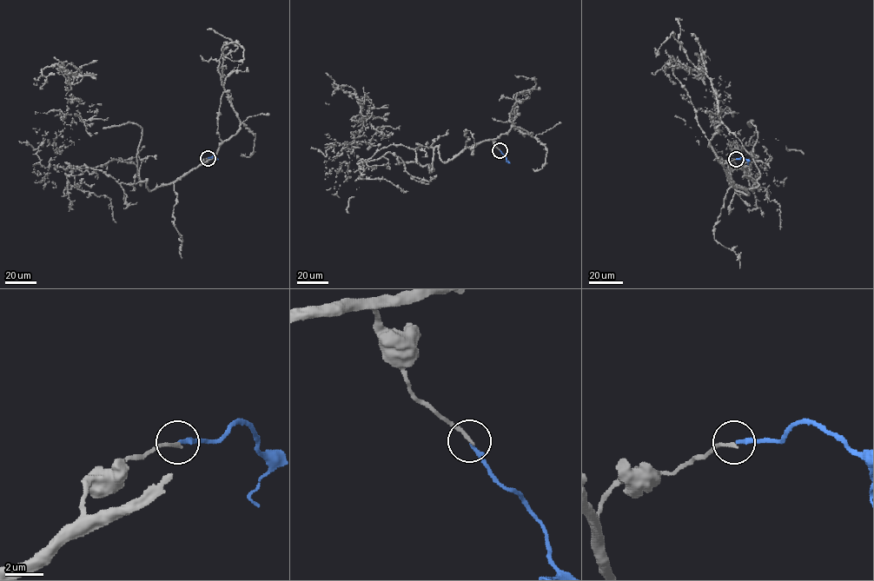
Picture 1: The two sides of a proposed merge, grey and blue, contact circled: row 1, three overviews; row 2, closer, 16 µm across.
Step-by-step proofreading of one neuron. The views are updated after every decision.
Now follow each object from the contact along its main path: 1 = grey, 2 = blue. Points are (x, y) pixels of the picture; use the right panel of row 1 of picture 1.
1: (736, 159), (724, 169), (748, 194), (725, 170), (735, 147), (714, 94), (725, 100), (711, 117), (680, 94)
2: (736, 159), (743, 157), (748, 164)

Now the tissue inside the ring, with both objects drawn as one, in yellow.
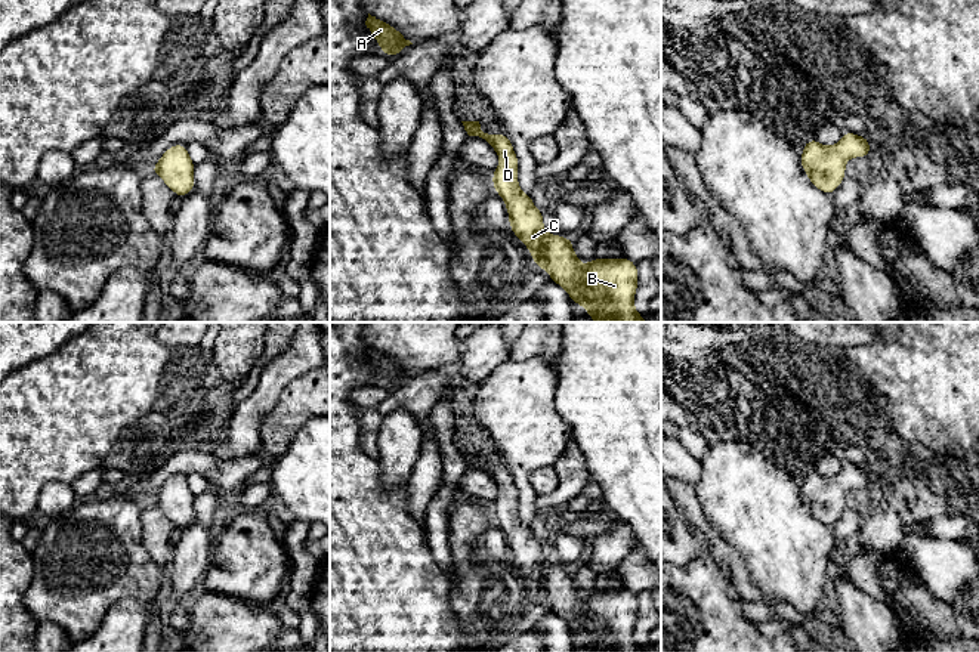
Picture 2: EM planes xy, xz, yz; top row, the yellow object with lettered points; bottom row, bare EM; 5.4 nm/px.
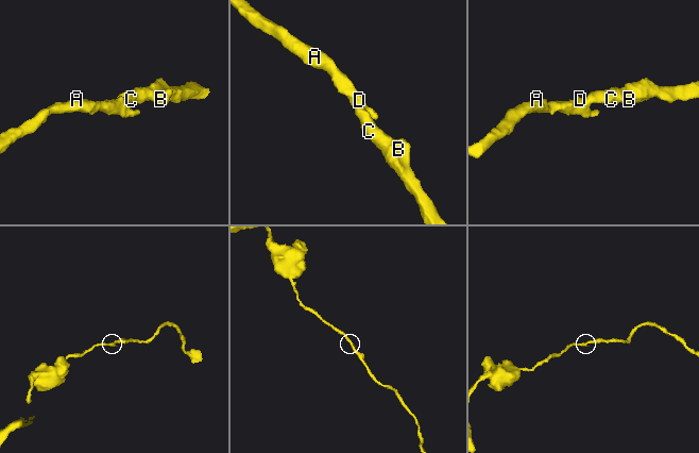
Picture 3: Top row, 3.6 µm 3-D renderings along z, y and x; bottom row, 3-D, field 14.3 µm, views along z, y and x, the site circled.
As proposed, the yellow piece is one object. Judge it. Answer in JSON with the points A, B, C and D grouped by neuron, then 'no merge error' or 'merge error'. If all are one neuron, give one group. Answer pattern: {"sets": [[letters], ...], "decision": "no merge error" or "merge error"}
{"sets": [["A", "B", "C", "D"]], "decision": "no merge error"}

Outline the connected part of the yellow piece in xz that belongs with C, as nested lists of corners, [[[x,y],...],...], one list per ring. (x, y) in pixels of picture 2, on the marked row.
[[[461,121],[469,136],[488,142],[500,157],[491,179],[494,191],[506,203],[509,226],[529,250],[534,265],[568,291],[572,303],[586,308],[594,322],[646,322],[634,309],[639,285],[637,266],[626,257],[592,259],[583,268],[568,237],[544,231],[544,214],[531,195],[519,188],[518,164],[510,139],[503,133],[488,135],[479,121]]]

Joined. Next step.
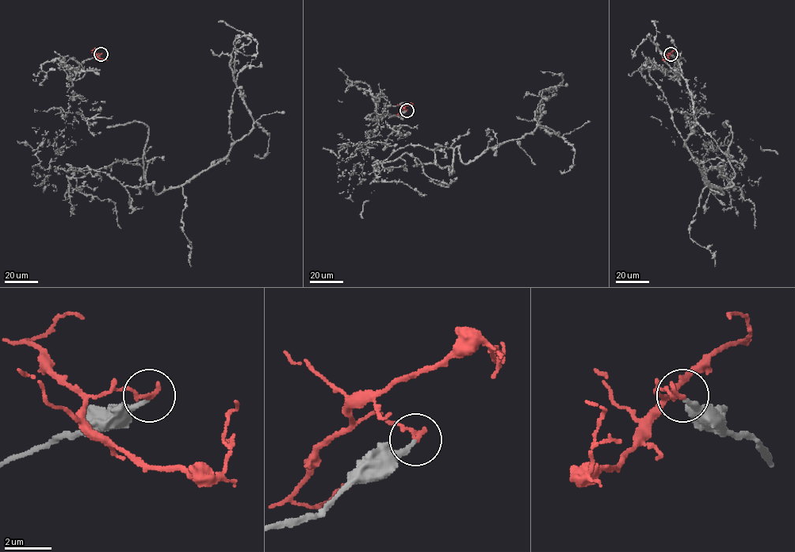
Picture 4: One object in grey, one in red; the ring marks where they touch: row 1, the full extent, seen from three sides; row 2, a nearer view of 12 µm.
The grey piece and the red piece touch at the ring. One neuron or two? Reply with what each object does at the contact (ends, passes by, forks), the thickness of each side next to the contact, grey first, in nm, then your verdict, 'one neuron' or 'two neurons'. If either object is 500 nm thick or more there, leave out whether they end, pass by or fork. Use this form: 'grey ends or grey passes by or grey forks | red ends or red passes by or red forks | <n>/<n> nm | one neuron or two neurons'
grey ends | red ends | 190/200 nm | one neuron

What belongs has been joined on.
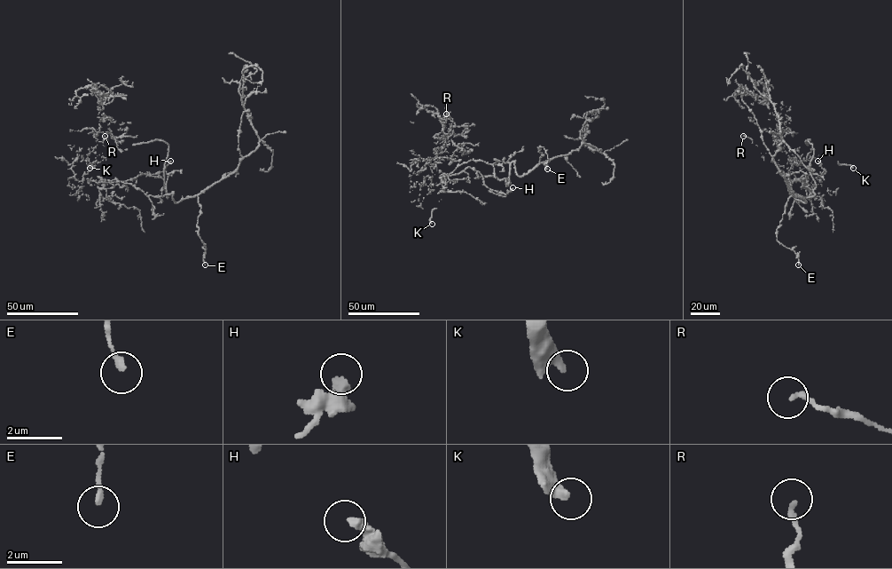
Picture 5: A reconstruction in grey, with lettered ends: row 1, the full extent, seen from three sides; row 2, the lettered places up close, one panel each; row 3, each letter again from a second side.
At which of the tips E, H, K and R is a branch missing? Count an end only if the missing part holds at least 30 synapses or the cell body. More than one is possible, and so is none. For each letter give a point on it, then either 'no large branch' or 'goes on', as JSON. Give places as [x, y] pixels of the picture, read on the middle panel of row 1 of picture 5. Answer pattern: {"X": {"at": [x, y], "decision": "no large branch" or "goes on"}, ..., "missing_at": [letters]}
{"E": {"at": [547, 169], "decision": "no large branch"}, "H": {"at": [512, 187], "decision": "no large branch"}, "K": {"at": [432, 224], "decision": "goes on"}, "R": {"at": [446, 114], "decision": "no large branch"}, "missing_at": ["K"]}

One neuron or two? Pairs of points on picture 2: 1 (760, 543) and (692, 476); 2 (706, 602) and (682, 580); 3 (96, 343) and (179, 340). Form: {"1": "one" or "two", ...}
{"1": "two", "2": "one", "3": "two"}

